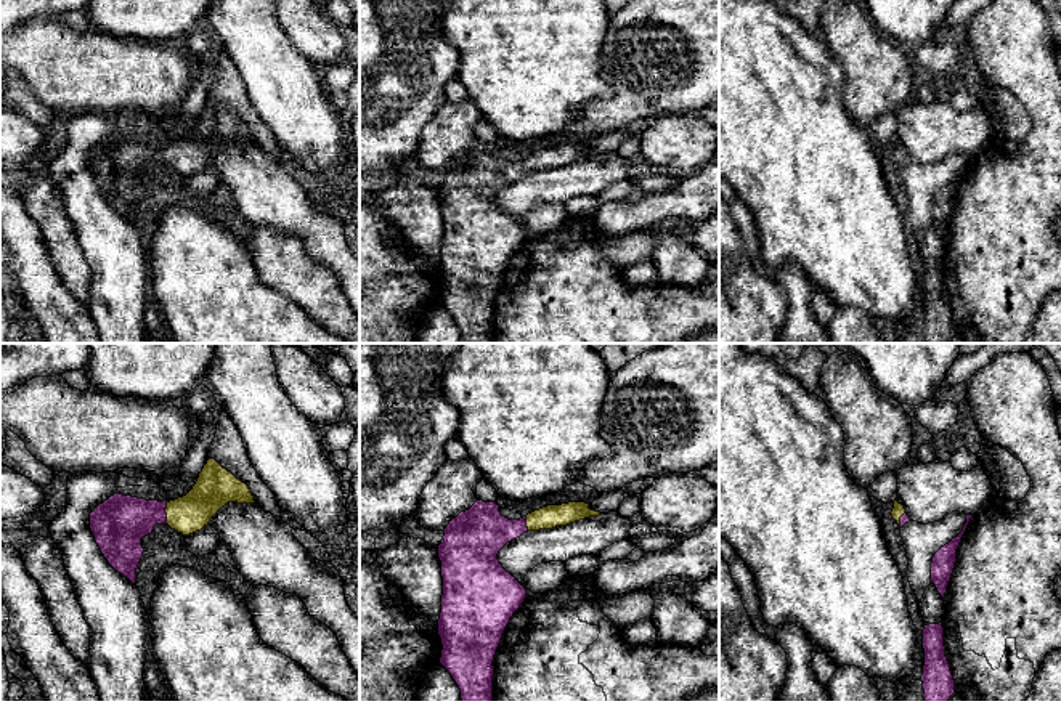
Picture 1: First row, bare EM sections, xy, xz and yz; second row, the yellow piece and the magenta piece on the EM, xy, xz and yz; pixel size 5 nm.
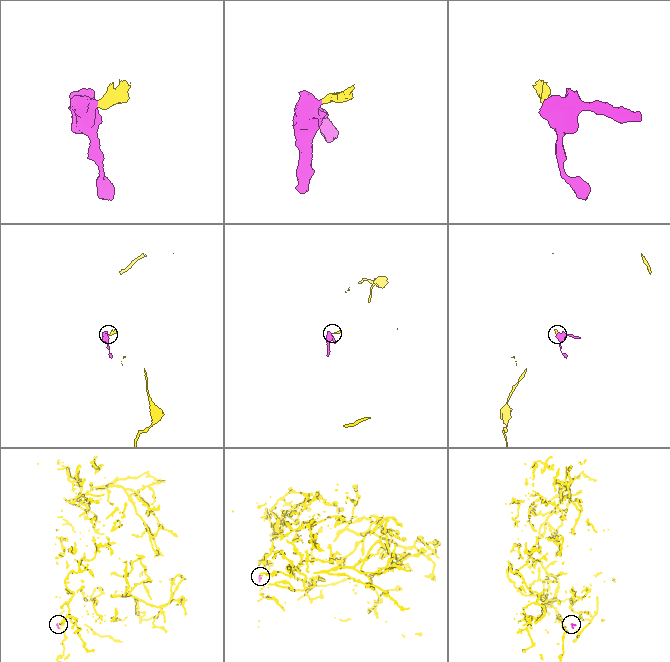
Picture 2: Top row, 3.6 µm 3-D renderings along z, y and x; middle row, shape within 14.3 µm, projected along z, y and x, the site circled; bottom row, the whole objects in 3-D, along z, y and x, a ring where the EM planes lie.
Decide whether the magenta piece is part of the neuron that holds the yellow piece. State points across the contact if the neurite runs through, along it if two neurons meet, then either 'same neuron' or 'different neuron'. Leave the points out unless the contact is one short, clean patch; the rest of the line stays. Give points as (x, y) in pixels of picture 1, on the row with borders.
way xy (188, 514), (166, 512), (150, 512), (119, 523); same neuron

